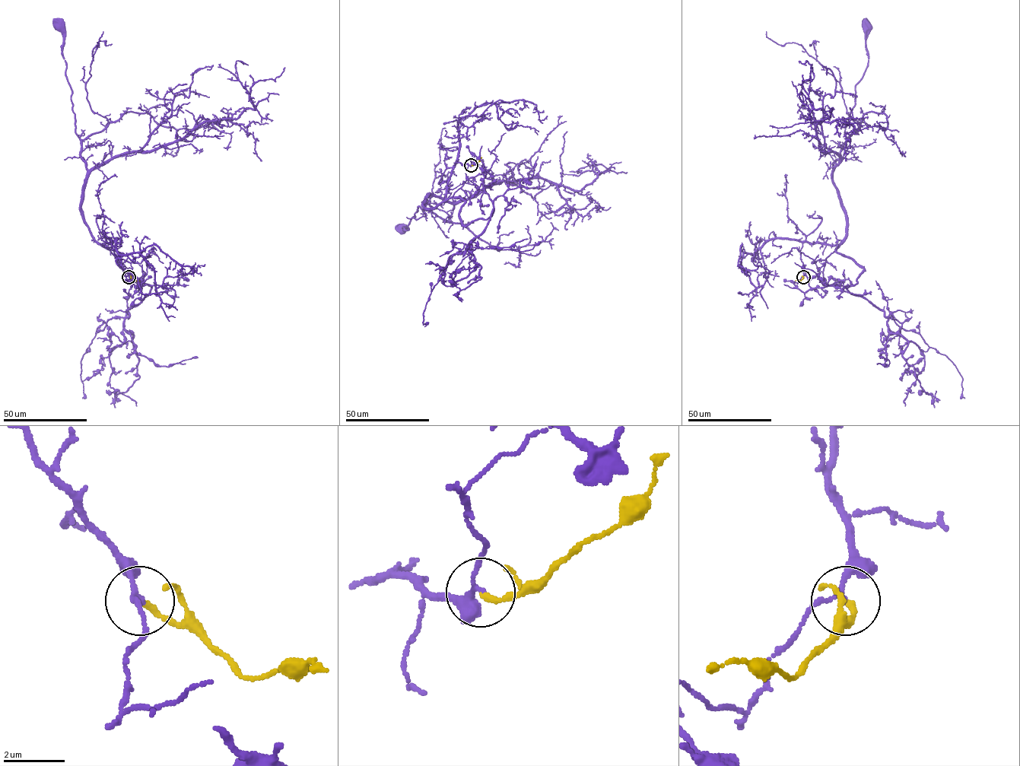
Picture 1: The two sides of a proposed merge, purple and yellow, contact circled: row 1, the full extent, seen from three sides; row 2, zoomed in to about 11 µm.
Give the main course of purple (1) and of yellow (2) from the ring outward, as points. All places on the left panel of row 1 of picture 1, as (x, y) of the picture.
1: (129, 277), (112, 242), (103, 245), (95, 240), (81, 208), (87, 165), (75, 132), (60, 27)
2: (129, 277), (139, 281)

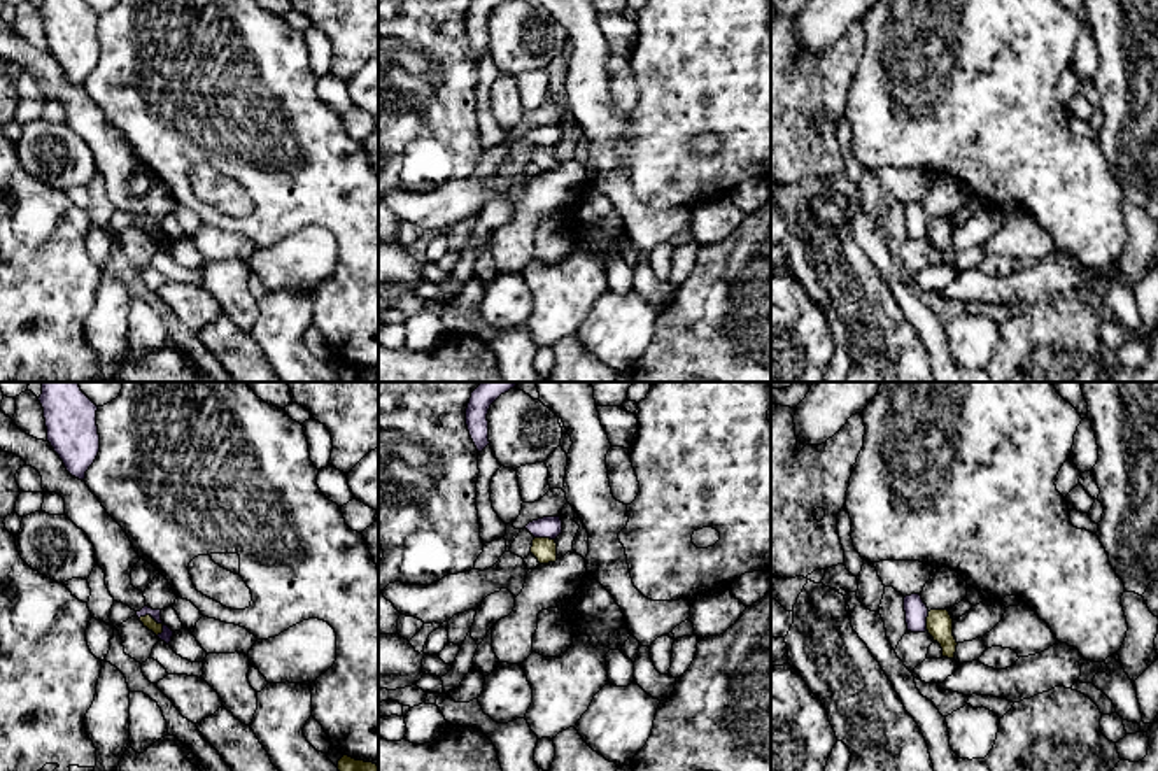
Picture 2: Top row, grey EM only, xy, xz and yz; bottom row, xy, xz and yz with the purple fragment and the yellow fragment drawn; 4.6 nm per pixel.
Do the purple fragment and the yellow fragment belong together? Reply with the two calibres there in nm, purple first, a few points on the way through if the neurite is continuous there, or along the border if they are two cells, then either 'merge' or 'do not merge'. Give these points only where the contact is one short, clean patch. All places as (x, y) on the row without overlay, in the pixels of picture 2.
50 nm thick on the purple side, 60 nm on the other; do not merge

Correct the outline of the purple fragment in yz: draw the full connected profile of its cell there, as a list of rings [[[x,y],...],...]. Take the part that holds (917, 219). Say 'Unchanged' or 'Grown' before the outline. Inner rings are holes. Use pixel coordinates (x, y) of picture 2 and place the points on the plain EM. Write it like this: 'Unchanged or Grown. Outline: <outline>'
Unchanged. Outline: [[[911,202],[904,205],[904,219],[906,219],[907,238],[911,240],[927,238],[929,216],[920,202]]]

